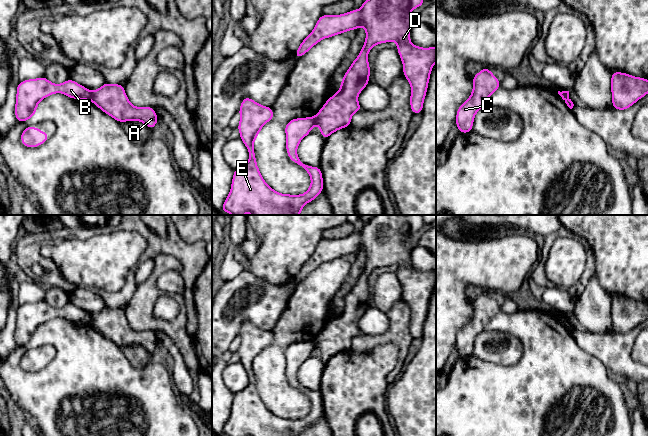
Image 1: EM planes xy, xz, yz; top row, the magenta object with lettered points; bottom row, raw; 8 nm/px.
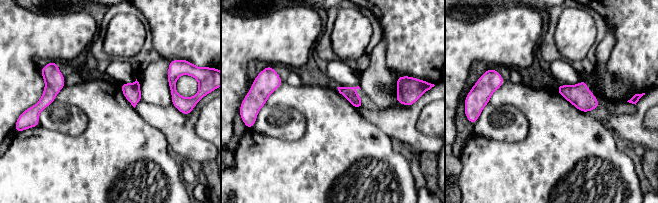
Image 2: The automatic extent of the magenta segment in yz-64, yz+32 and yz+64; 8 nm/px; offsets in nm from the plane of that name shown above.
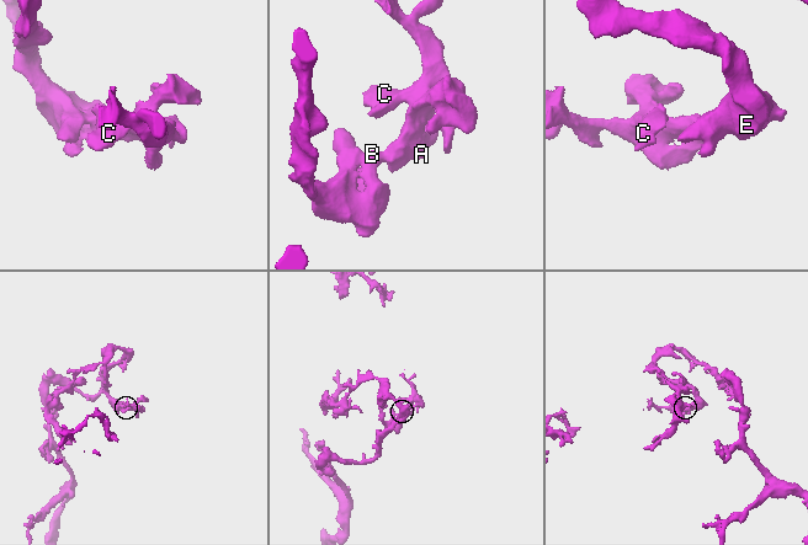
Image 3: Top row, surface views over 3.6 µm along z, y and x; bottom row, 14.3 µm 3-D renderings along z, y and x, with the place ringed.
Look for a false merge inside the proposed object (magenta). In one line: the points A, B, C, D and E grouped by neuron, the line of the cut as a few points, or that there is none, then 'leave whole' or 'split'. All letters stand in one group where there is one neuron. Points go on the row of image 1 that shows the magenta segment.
groups A C D / B E; cut xy (92, 91), (89, 99); split

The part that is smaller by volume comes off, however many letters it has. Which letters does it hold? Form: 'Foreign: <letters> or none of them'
Foreign: A, C, D

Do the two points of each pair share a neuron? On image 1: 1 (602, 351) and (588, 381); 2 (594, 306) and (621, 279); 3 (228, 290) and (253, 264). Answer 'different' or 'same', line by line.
1: different
2: different
3: different

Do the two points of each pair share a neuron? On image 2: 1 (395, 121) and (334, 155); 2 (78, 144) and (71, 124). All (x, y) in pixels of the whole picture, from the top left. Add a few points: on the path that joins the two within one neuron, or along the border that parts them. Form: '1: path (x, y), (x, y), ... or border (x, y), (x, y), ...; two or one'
1: border (362, 115), (378, 126), (391, 139); two
2: border (88, 118), (77, 135), (52, 131); two

